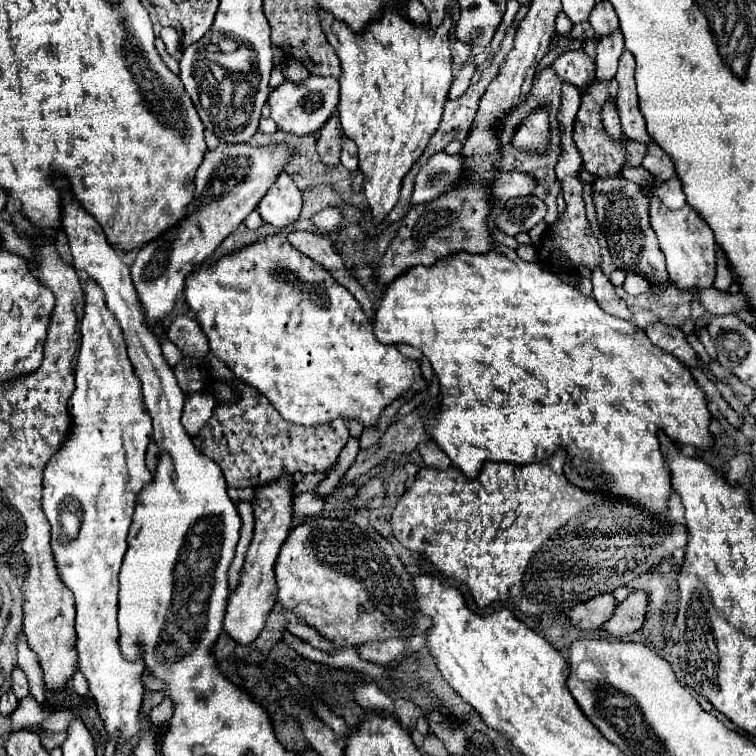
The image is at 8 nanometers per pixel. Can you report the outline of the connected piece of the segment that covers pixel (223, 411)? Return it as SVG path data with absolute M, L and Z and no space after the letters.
M236 382L234 390L242 394L240 400L216 404L210 432L194 436L194 446L220 466L230 488L256 488L282 476L284 472L326 472L336 464L350 438L344 420L334 420L334 428L296 426L286 422L276 408L272 408L268 398L254 386Z

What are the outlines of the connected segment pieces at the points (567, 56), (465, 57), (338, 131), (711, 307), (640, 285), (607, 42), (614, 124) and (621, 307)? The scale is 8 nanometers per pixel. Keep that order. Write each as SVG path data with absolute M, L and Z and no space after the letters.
M584 50L564 52L560 58L552 62L552 68L564 82L574 84L578 88L582 88L588 80L596 76L596 64L590 60L590 56Z
M452 26L452 34L450 34L454 40L452 40L452 56L454 56L454 62L456 64L464 64L470 60L470 52L472 52L472 46L470 44L464 44L456 38L454 34L454 26Z
M332 116L318 136L318 154L324 164L338 164L340 162L340 140L342 140L342 126L336 116Z
M708 288L708 290L696 290L694 296L702 302L702 306L710 314L734 314L738 310L748 310L748 302L740 292L730 294L730 292L718 292L716 288Z
M628 274L626 282L624 282L624 290L628 294L634 294L636 296L636 294L648 292L650 290L650 282L644 276L640 276L640 274Z
M620 30L598 38L598 80L612 80L618 69L618 58L624 52L624 38Z
M608 102L604 108L602 108L602 122L604 122L604 128L608 132L608 136L612 136L614 140L620 138L620 118L618 118L618 110L612 102Z
M600 268L592 270L592 284L594 284L594 292L592 296L596 298L596 302L612 316L624 318L624 320L632 320L632 312L628 310L626 302L620 300L614 292L614 286L610 284L610 280L604 276L604 272Z

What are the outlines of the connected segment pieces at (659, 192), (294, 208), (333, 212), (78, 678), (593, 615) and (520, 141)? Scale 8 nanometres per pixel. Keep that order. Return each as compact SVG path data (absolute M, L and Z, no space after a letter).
M676 176L664 180L664 182L656 182L654 184L654 196L670 210L678 210L682 206L686 206L686 196L682 192L682 184Z
M280 174L276 184L262 198L258 212L266 224L274 228L286 228L294 224L302 210L302 192L296 188L288 174Z
M326 208L326 210L318 212L318 214L314 214L314 218L312 218L312 222L318 228L328 230L328 232L334 232L336 226L340 224L340 220L342 220L342 212L338 208Z
M76 670L76 672L74 672L72 688L74 688L74 692L76 692L78 696L82 696L82 698L86 698L86 696L88 696L88 684L86 684L86 678L82 676L82 672L80 672L80 670Z
M600 594L596 598L576 604L570 610L568 618L580 630L598 630L612 616L614 608L616 600L612 598L612 594Z
M538 108L530 114L530 118L520 126L514 134L514 146L524 150L542 150L548 142L548 112L546 108Z

